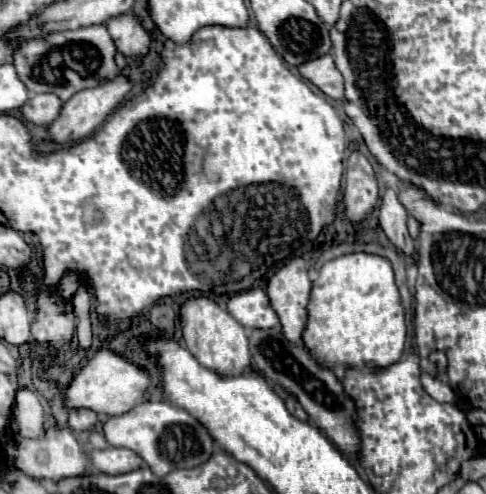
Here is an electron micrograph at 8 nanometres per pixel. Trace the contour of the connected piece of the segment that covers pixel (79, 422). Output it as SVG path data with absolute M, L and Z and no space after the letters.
M70 408L68 410L68 426L74 432L84 432L88 428L92 428L98 422L96 412L86 410L86 408Z

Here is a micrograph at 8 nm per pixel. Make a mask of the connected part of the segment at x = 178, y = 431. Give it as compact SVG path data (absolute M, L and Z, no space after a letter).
M142 402L126 414L112 416L102 426L110 446L136 452L156 476L166 476L180 468L196 468L210 460L214 440L210 432L184 408L170 402Z

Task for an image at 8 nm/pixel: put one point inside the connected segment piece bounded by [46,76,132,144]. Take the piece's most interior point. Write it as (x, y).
(78, 118)

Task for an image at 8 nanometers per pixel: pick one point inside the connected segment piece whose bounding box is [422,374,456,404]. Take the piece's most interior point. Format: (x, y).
(438, 390)

